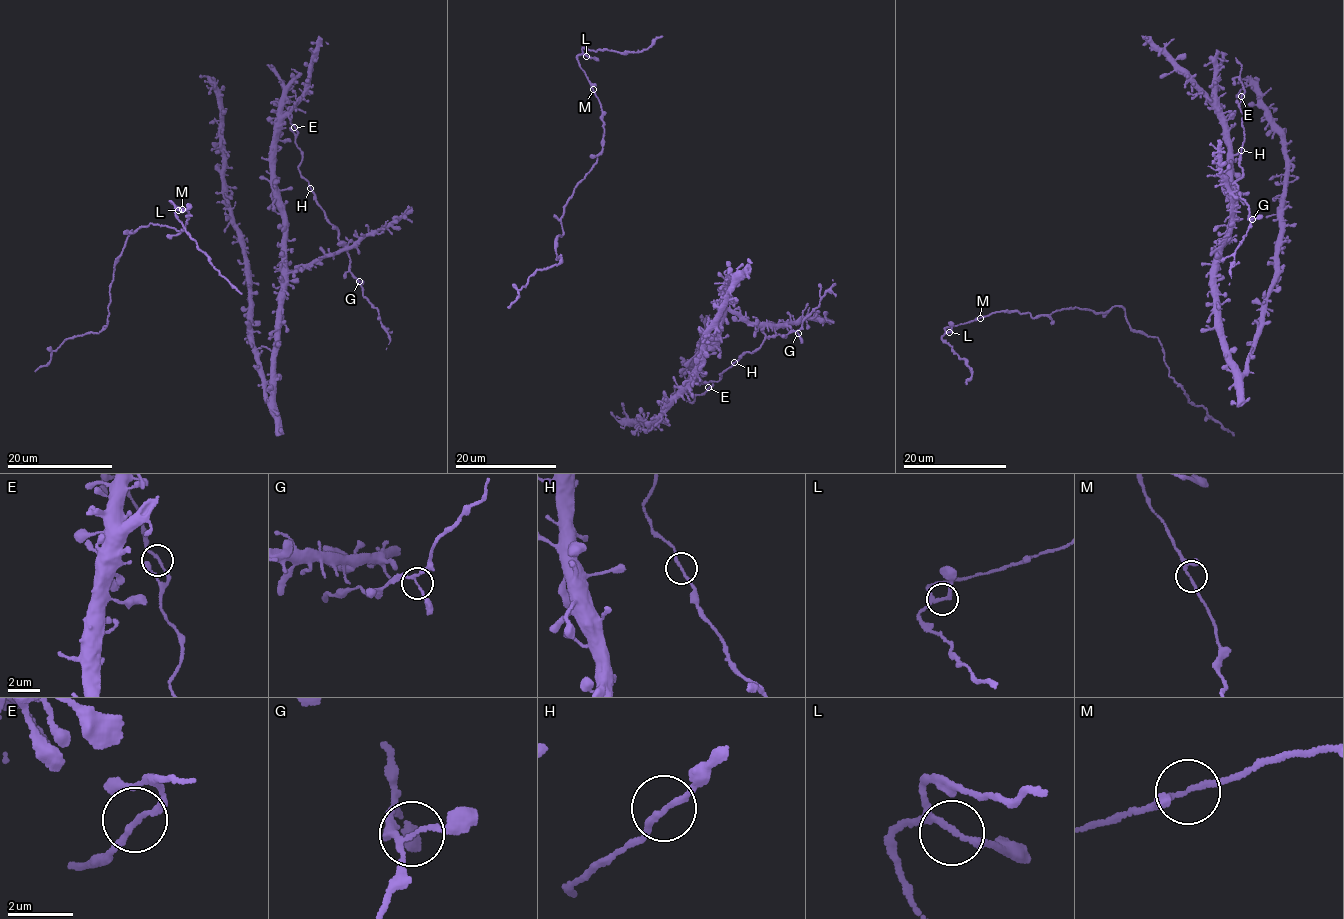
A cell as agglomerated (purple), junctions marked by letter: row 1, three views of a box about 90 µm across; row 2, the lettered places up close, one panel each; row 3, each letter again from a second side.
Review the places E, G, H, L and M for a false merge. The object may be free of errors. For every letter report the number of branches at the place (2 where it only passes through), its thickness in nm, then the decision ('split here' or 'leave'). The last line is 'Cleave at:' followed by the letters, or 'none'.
E: 2 branches meet; 150 nm thick; leave
G: 3 branches meet; 140 nm thick; leave
H: 2 branches meet; 180 nm thick; leave
L: 3 branches meet; 150 nm thick; leave
M: 3 branches meet; 140 nm thick; leave
Cleave at: none

